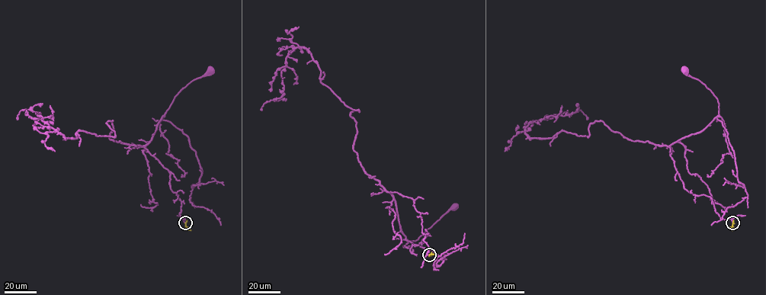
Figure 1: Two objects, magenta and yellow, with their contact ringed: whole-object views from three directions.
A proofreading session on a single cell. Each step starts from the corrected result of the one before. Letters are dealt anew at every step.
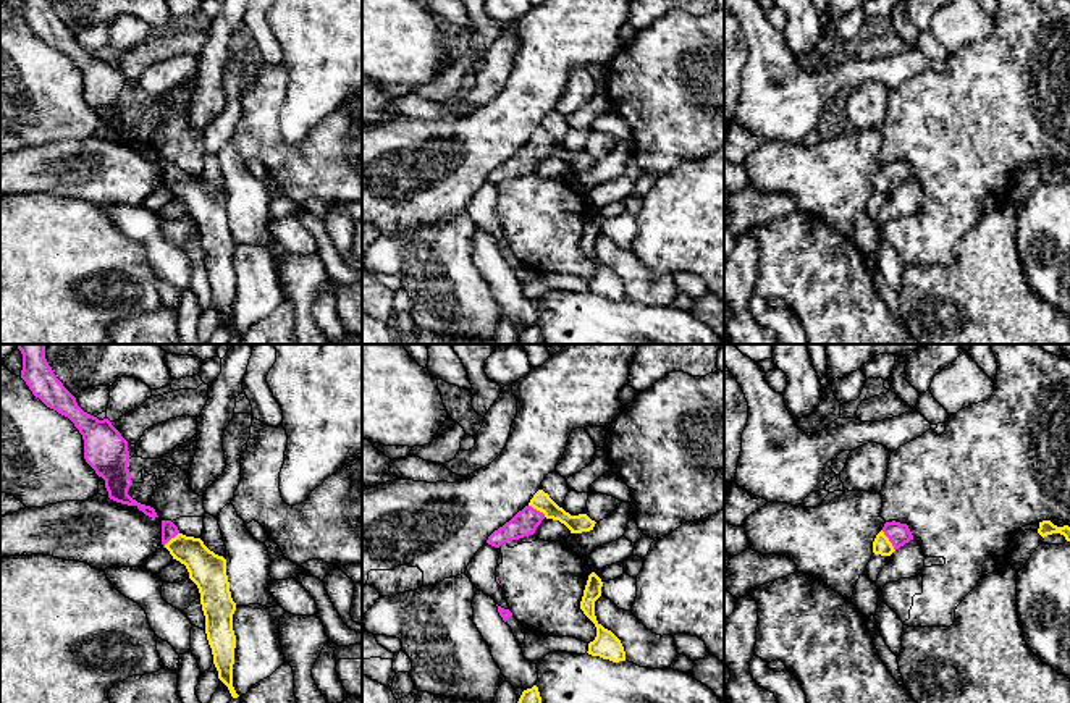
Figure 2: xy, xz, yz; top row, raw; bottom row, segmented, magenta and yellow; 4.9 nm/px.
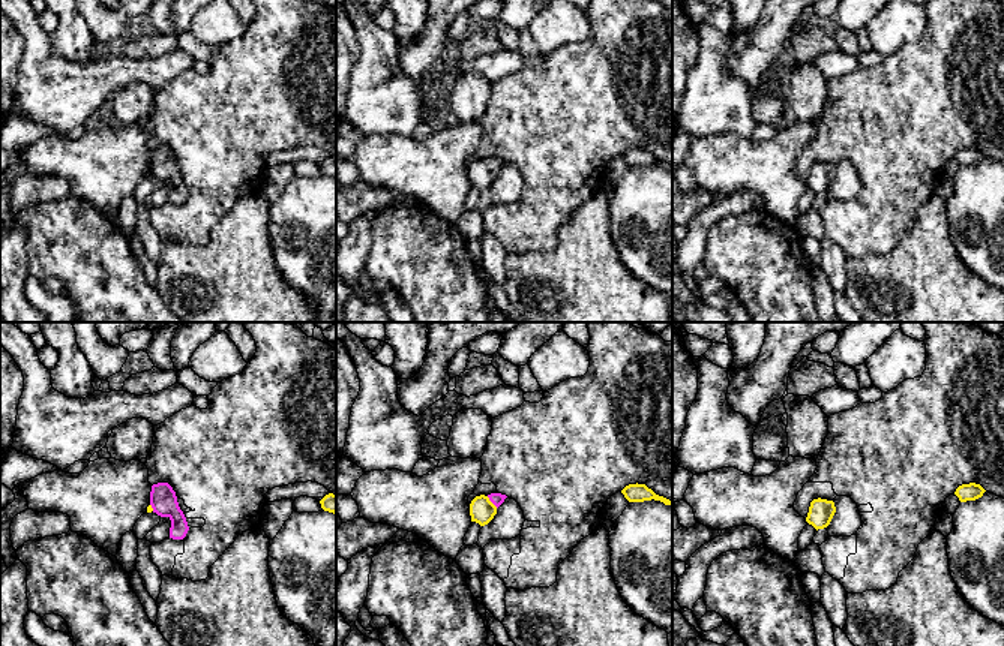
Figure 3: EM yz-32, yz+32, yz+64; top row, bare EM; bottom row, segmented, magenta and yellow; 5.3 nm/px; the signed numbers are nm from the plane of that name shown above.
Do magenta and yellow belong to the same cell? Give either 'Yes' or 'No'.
Yes

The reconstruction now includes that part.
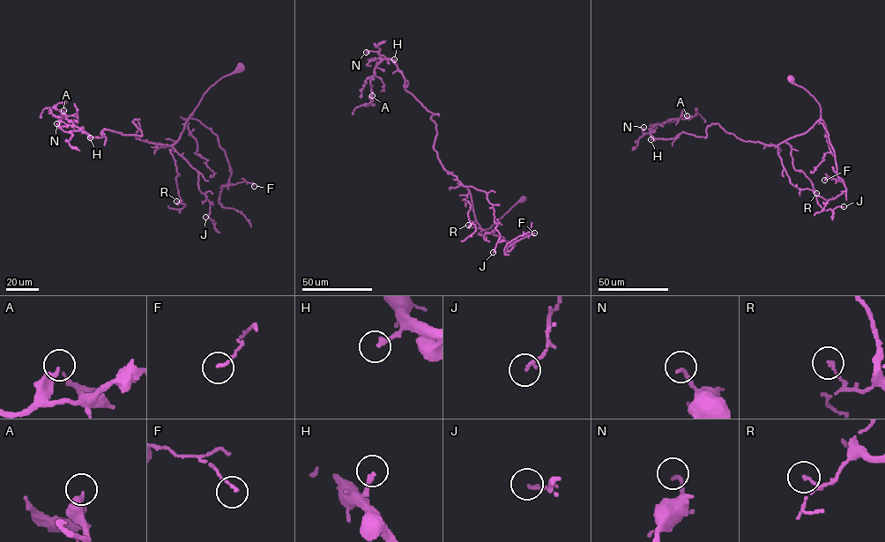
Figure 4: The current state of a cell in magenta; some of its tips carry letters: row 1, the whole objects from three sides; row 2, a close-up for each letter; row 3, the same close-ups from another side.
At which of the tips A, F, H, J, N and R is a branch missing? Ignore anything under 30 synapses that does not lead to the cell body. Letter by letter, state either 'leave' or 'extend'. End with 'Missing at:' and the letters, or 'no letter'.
A: leave
F: leave
H: extend
J: leave
N: leave
R: leave
Missing at: H

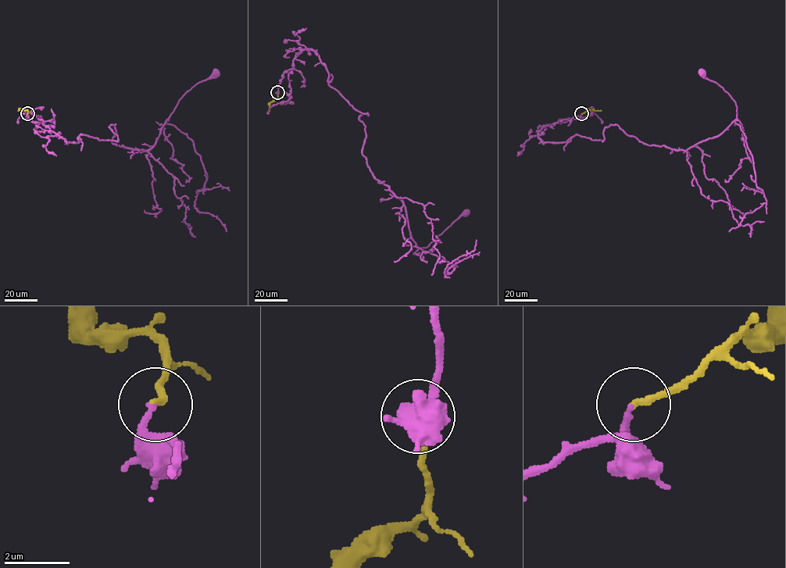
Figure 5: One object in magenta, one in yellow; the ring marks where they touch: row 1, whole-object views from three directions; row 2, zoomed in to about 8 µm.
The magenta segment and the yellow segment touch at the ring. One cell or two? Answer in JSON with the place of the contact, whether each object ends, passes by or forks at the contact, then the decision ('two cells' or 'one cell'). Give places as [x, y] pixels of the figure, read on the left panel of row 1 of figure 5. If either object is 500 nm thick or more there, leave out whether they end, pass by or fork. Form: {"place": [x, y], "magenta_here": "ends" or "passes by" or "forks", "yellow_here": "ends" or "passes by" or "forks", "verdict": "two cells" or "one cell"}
{"place": [27, 113], "magenta_here": "ends", "yellow_here": "ends", "verdict": "one cell"}

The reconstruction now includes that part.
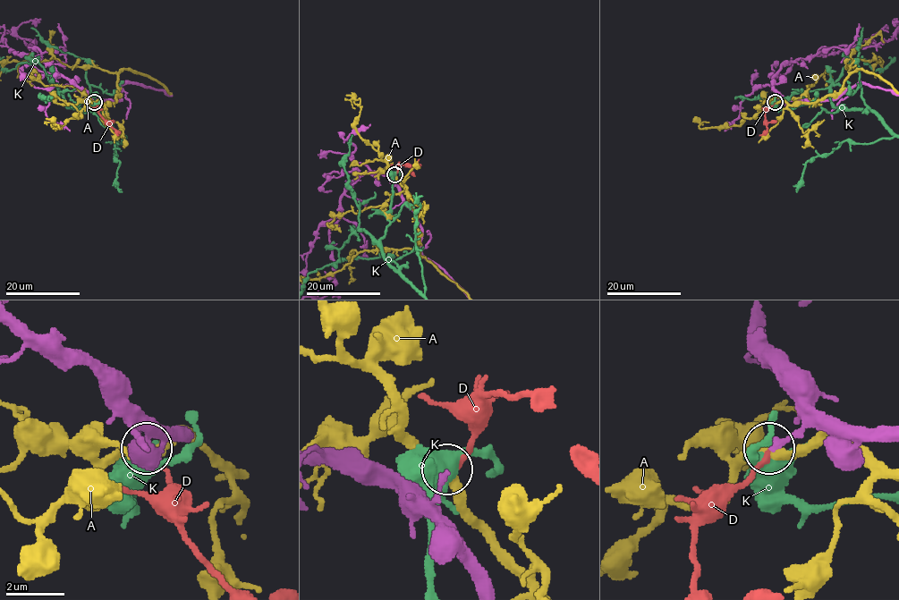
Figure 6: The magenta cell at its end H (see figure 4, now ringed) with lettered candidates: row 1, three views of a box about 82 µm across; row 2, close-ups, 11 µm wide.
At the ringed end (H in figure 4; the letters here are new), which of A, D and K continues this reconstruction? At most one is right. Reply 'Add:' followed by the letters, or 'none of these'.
Add: D

